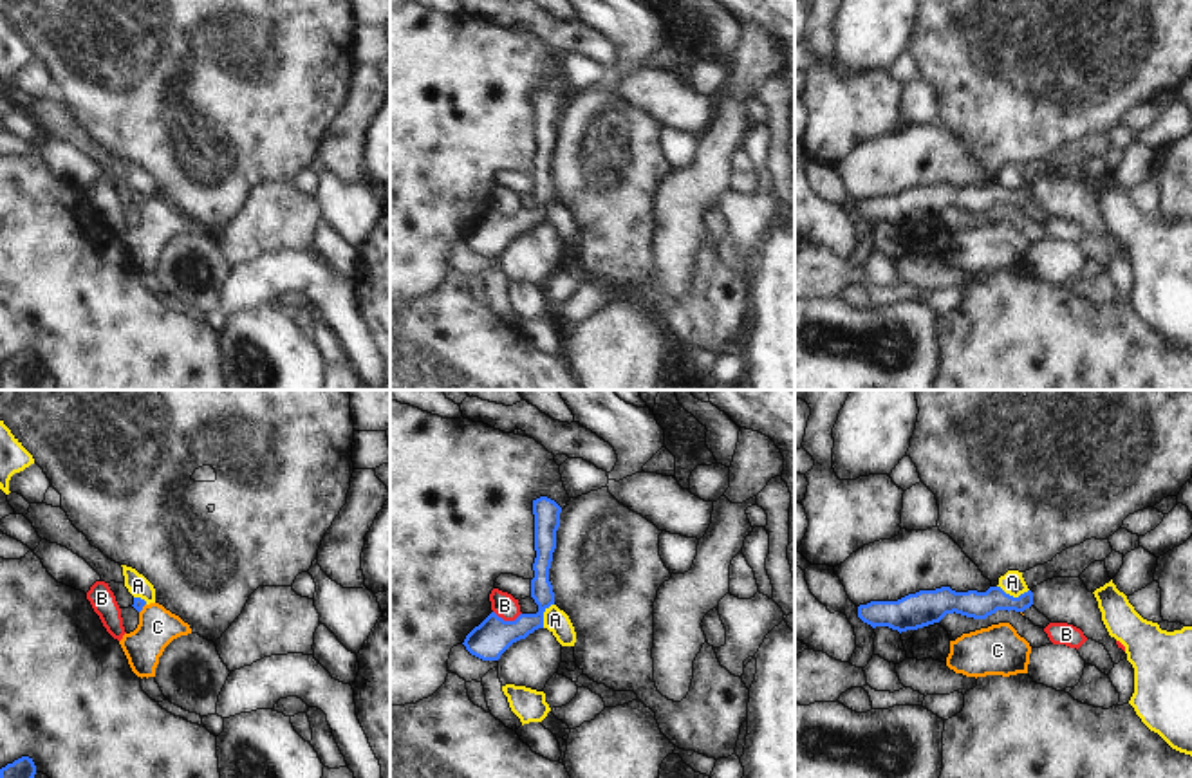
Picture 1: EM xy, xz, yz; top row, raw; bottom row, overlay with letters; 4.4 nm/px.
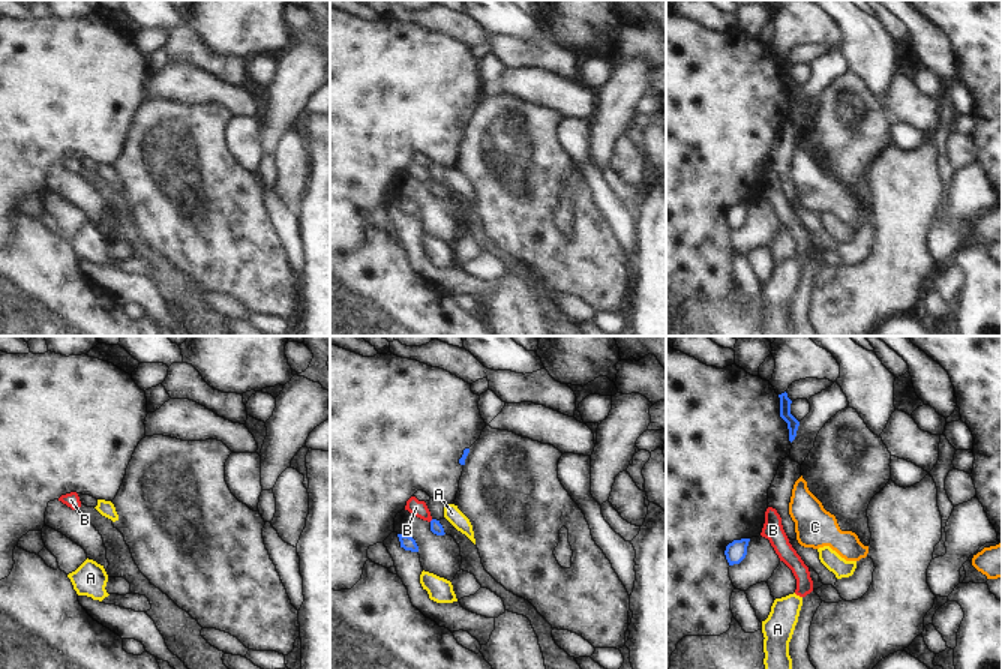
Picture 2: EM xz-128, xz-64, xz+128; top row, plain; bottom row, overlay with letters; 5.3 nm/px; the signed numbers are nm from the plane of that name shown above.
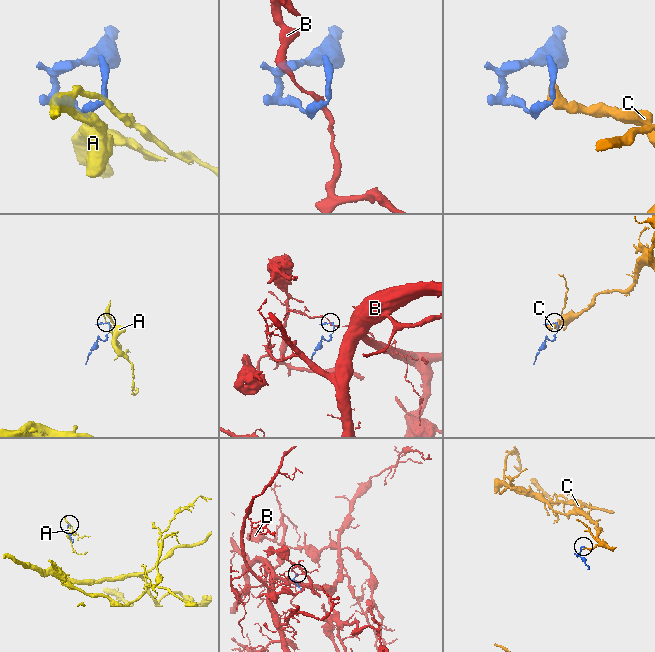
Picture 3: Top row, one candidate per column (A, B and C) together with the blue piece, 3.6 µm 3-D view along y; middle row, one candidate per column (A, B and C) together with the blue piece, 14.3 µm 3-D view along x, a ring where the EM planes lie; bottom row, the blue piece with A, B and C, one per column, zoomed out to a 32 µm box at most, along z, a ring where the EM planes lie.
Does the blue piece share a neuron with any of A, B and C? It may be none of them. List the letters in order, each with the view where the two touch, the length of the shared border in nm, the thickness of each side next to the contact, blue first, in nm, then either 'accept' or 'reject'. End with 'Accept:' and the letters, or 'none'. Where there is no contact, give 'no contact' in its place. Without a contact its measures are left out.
A: contact in yz; length 150 nm; calibres 120 and 100 nm; reject
B: contact in xz; length 130 nm; calibres 170 and 110 nm; reject
C: contact in xy; length 50 nm; calibres 50 and 180 nm; reject
Accept: none

